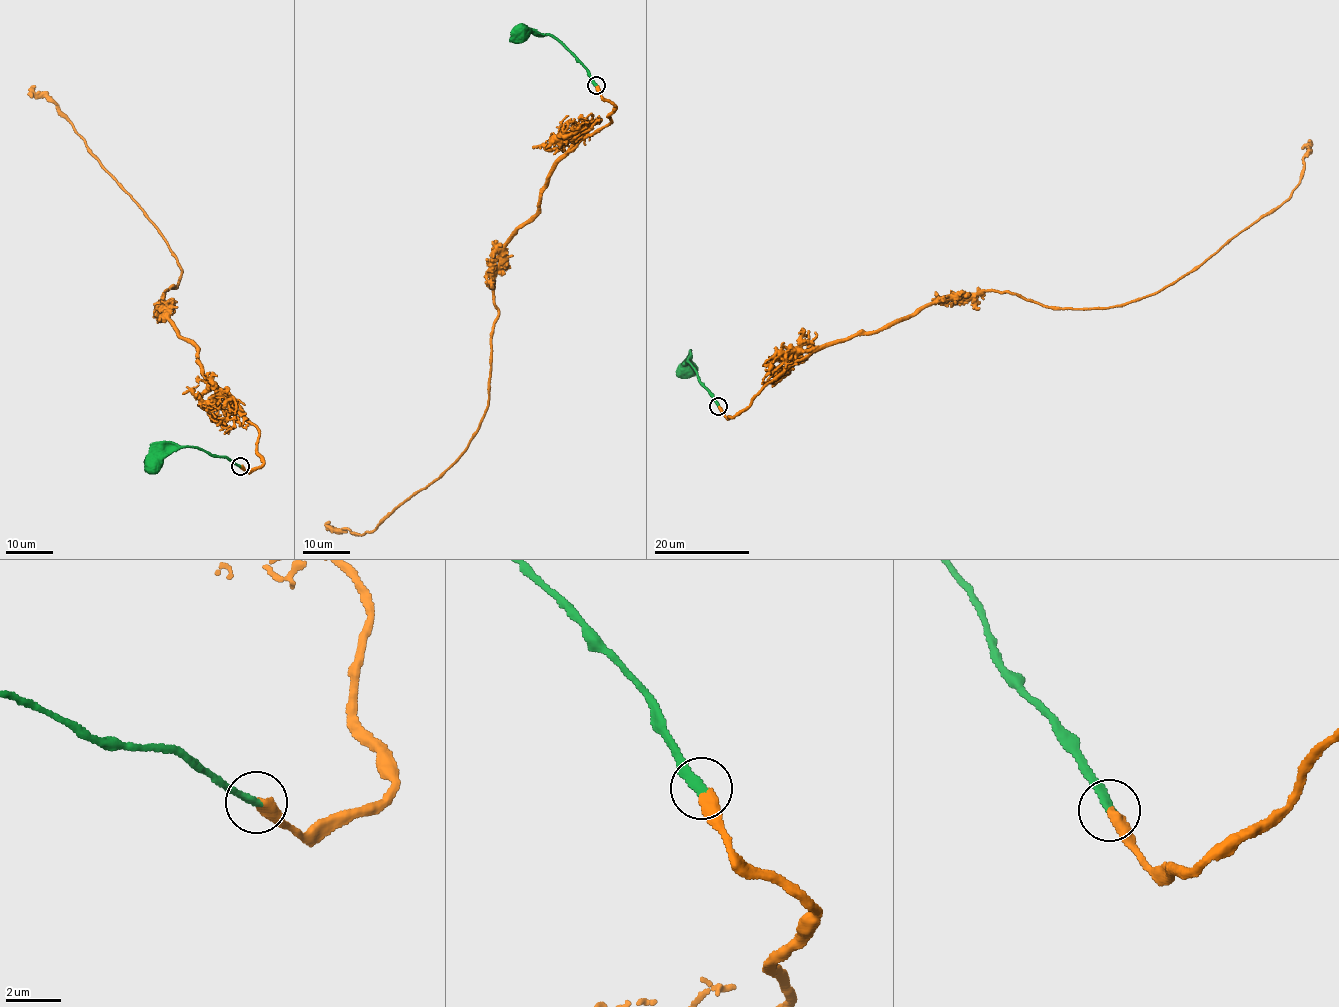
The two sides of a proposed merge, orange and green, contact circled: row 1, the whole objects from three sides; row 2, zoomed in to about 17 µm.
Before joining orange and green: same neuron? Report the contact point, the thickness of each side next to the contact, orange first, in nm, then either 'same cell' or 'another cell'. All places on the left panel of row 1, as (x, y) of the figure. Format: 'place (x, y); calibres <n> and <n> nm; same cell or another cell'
place (240, 466); calibres 460 and 320 nm; same cell

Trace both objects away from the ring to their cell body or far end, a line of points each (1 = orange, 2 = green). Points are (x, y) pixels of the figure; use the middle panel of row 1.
1: (596, 86), (614, 106), (611, 121), (558, 162), (496, 270), (488, 404), (467, 449), (373, 530), (328, 527)
2: (596, 86), (586, 69), (557, 39), (549, 35), (521, 31)

